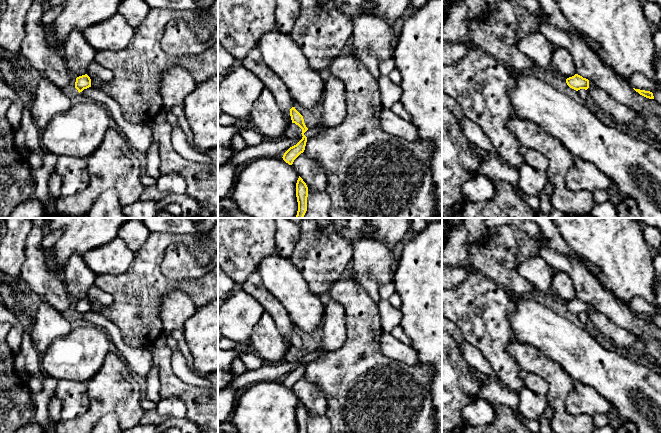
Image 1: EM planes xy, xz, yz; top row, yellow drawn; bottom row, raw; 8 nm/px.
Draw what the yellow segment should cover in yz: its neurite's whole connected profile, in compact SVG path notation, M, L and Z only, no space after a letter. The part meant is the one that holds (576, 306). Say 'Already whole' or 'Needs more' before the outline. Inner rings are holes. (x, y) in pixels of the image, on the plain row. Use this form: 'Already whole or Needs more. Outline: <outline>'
Already whole. Outline: M575 298L574 300L567 302L566 307L570 312L576 315L580 313L587 314L589 312L589 304L586 302L583 302L578 298Z

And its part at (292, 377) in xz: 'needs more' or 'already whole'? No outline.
already whole

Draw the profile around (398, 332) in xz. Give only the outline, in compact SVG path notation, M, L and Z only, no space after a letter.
M397 326L391 333L396 339L401 341L406 345L411 345L411 339L409 336L404 332L401 326Z

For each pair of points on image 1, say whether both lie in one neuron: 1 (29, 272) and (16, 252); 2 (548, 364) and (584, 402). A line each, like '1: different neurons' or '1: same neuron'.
1: different neurons
2: different neurons

